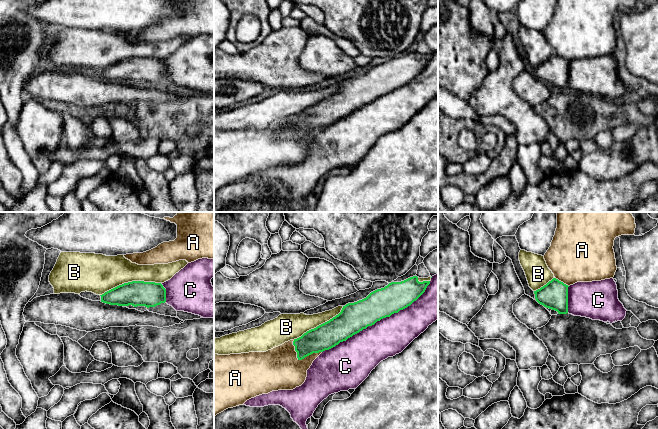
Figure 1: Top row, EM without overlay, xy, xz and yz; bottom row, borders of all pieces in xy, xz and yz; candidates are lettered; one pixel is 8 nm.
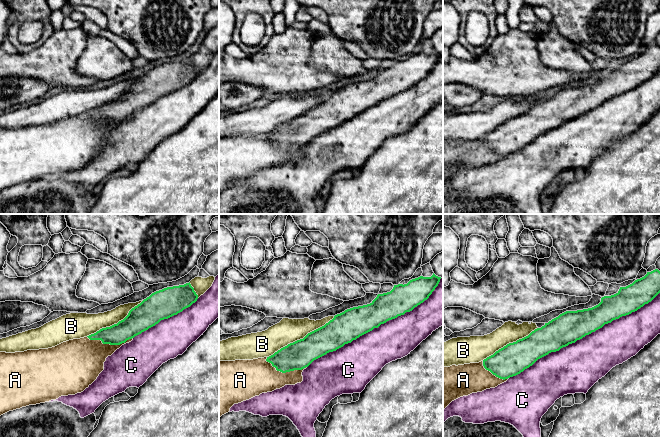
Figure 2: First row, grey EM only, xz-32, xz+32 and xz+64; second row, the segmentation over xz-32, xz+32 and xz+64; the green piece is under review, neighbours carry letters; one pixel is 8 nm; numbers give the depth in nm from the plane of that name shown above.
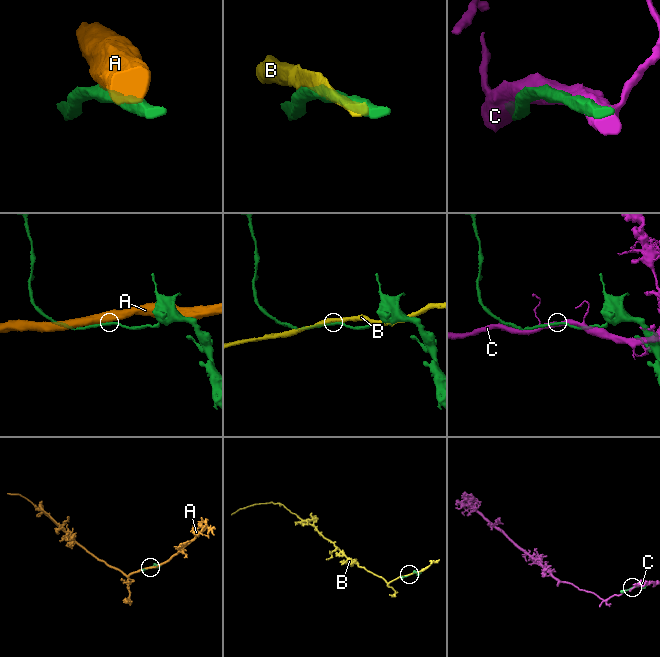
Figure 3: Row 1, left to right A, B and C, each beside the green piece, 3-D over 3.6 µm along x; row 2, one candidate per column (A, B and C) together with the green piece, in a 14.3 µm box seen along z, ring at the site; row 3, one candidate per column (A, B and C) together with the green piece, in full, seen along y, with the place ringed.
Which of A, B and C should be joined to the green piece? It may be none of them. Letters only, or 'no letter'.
no letter

